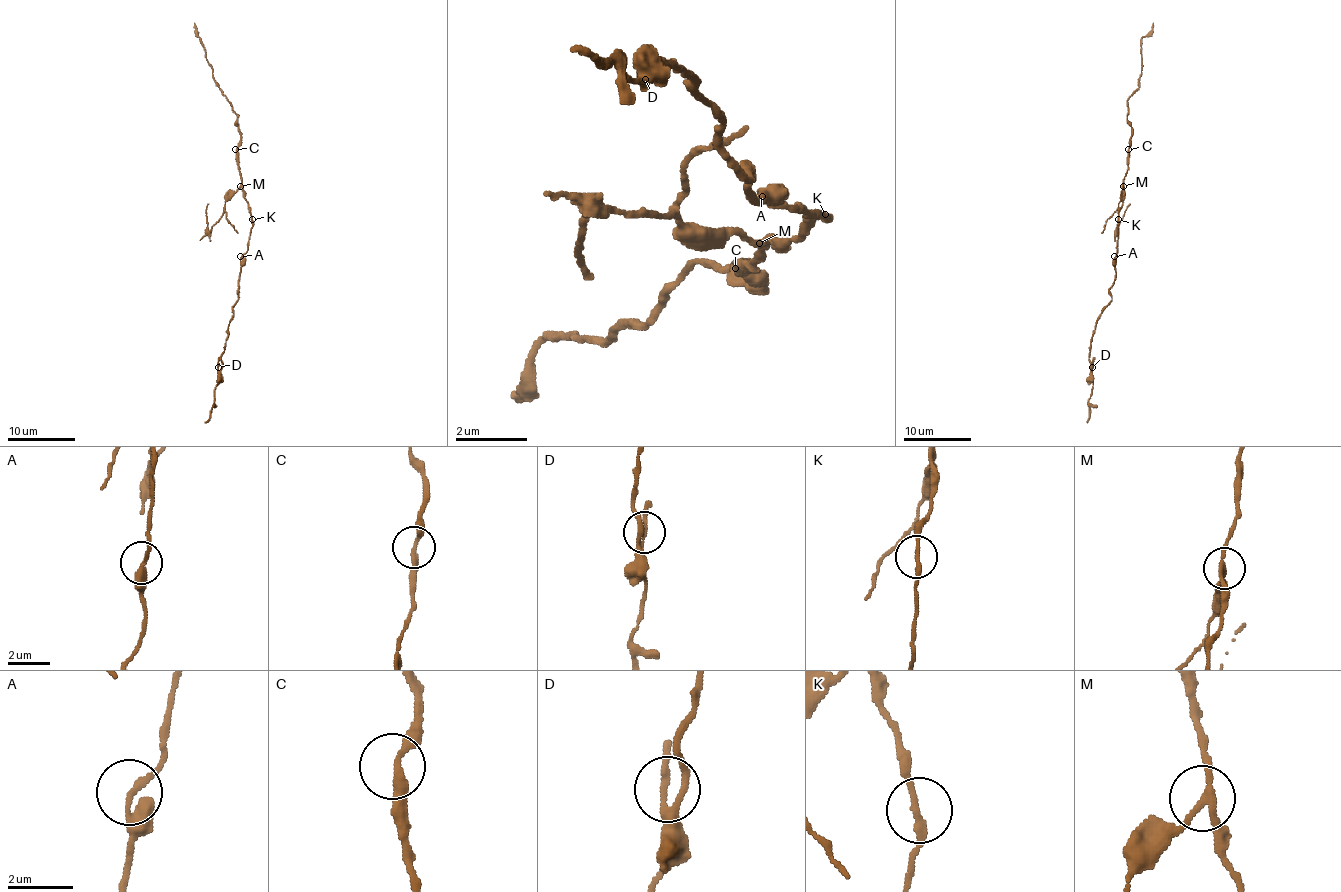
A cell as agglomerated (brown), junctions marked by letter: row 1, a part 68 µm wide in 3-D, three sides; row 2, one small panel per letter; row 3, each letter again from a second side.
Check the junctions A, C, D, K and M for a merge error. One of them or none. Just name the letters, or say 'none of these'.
M

